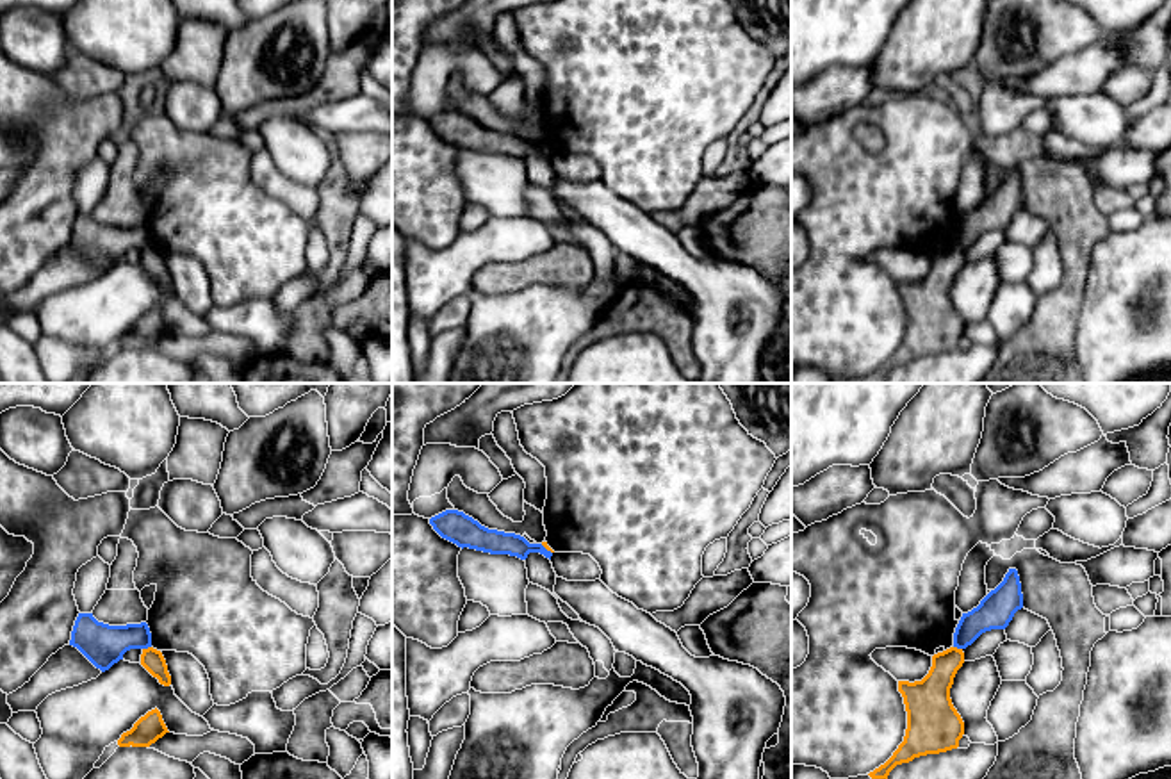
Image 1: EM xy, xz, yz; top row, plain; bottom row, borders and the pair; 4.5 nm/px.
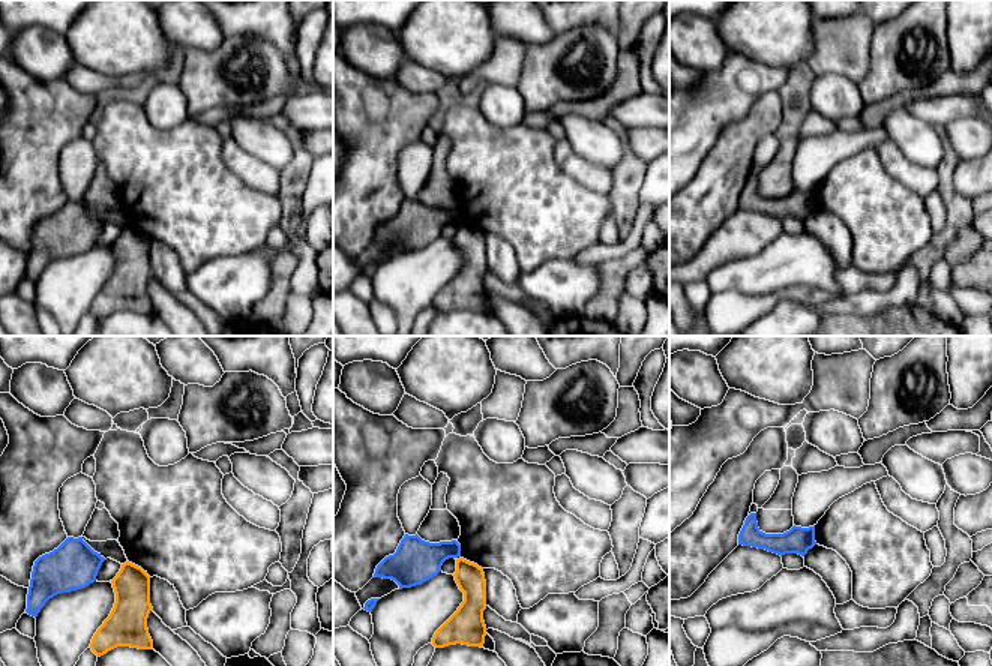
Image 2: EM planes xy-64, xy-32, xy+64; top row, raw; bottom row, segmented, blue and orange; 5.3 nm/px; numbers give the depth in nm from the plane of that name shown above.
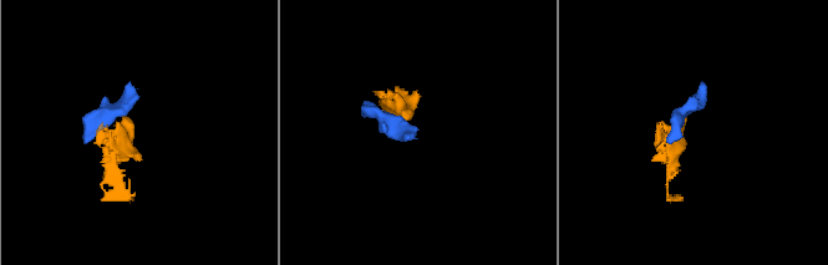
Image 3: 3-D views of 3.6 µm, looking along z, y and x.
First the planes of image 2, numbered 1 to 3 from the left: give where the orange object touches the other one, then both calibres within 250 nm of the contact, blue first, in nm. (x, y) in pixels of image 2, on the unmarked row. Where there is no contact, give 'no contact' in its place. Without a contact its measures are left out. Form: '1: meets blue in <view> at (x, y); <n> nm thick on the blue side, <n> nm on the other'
1: no contact
2: no contact
3: no contact

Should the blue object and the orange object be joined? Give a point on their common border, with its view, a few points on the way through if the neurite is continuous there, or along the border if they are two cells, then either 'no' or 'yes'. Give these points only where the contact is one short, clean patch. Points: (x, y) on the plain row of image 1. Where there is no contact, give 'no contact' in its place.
contact xy (147, 248); border xy (150, 246), (143, 250); no

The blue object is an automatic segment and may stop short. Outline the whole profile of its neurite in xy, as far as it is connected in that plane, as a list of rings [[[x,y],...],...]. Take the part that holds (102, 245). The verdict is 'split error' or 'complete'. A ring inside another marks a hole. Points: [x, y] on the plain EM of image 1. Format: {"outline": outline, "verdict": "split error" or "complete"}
{"outline": [[[78,214],[70,246],[77,248],[96,269],[105,273],[123,260],[127,251],[151,248],[151,234],[146,223],[109,226],[98,223],[93,214]]], "verdict": "complete"}

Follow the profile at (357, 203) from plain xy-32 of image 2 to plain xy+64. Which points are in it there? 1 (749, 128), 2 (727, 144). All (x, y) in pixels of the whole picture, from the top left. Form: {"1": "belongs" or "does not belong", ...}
{"1": "belongs", "2": "belongs"}

